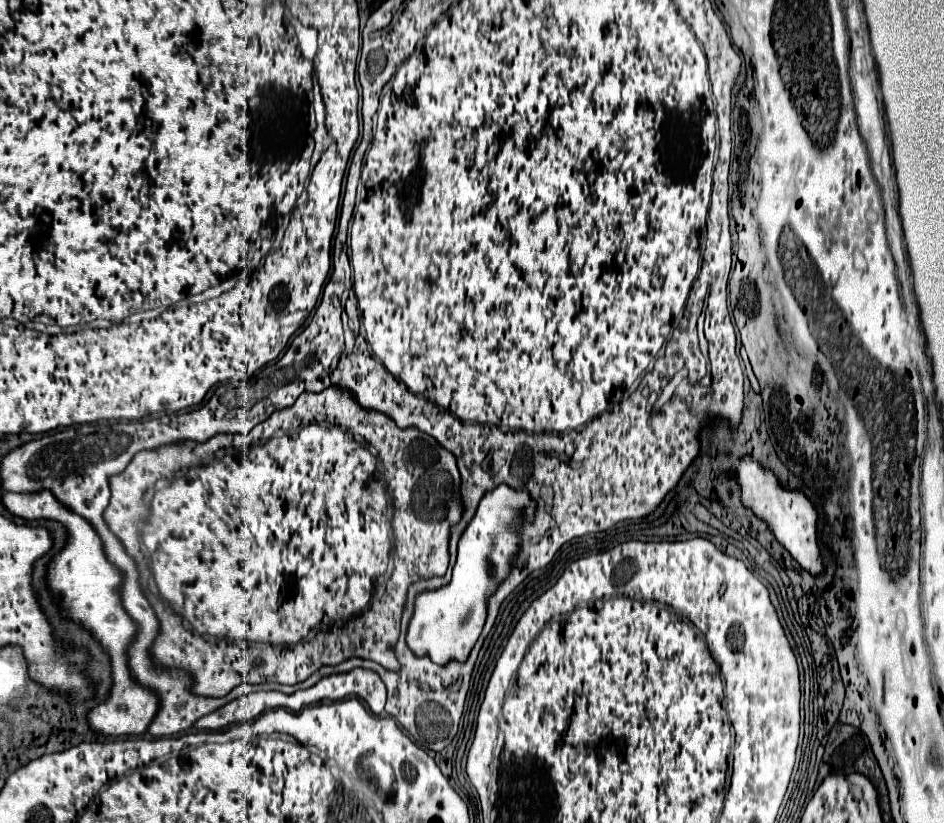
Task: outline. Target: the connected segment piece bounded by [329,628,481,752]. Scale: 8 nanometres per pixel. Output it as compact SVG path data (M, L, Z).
M401 628L401 638L395 646L395 652L409 654L409 660L401 660L399 672L385 670L383 666L369 662L369 660L353 658L353 660L337 664L335 668L331 666L329 674L349 672L353 668L367 668L367 670L377 672L387 686L385 712L389 716L393 716L413 736L413 740L419 748L441 752L457 734L459 718L463 714L463 700L469 690L469 678L471 678L471 670L477 660L479 648L481 648L481 642L475 644L475 648L471 650L471 654L465 662L449 662L449 666L437 666L435 662L429 662L429 658L417 658L417 654L413 654L413 650L409 650L409 646L405 646L405 628Z

